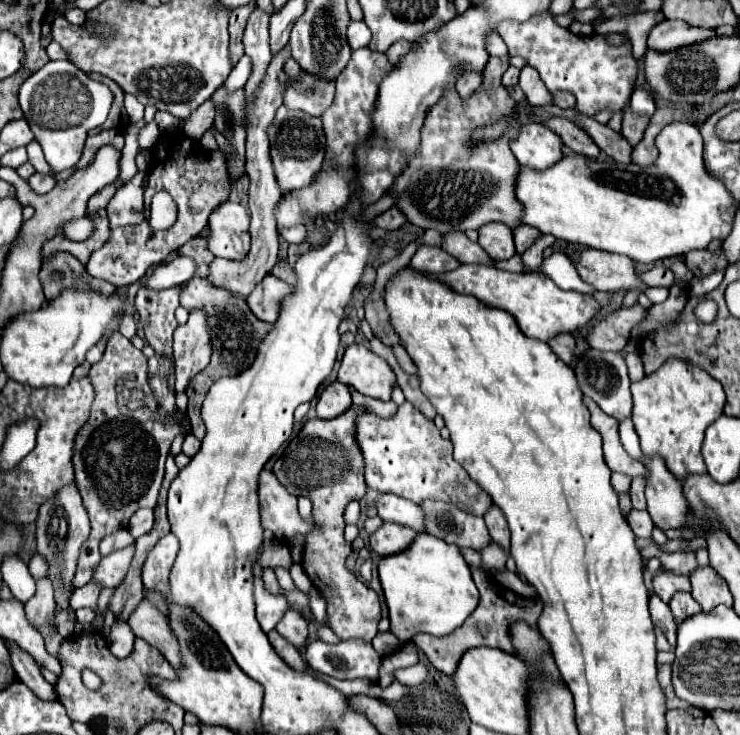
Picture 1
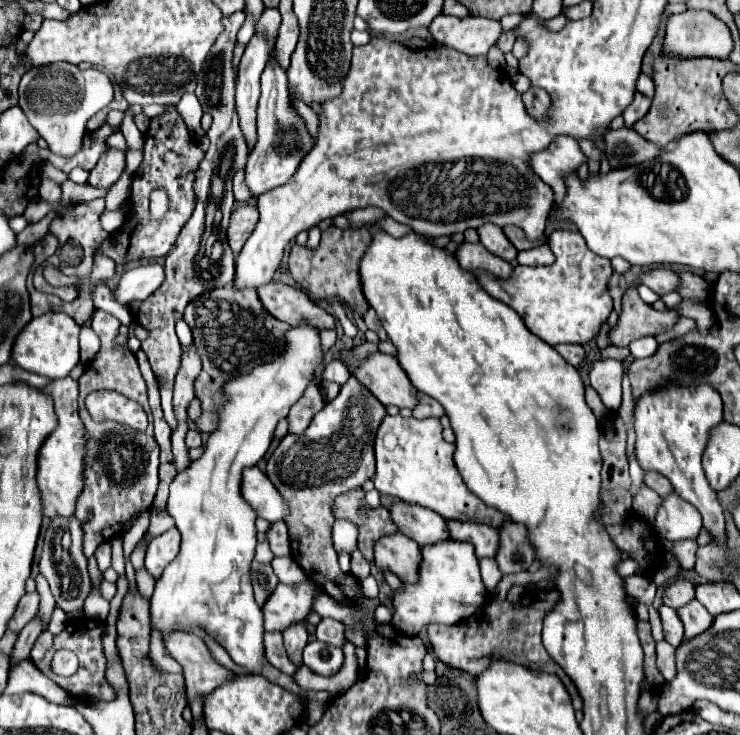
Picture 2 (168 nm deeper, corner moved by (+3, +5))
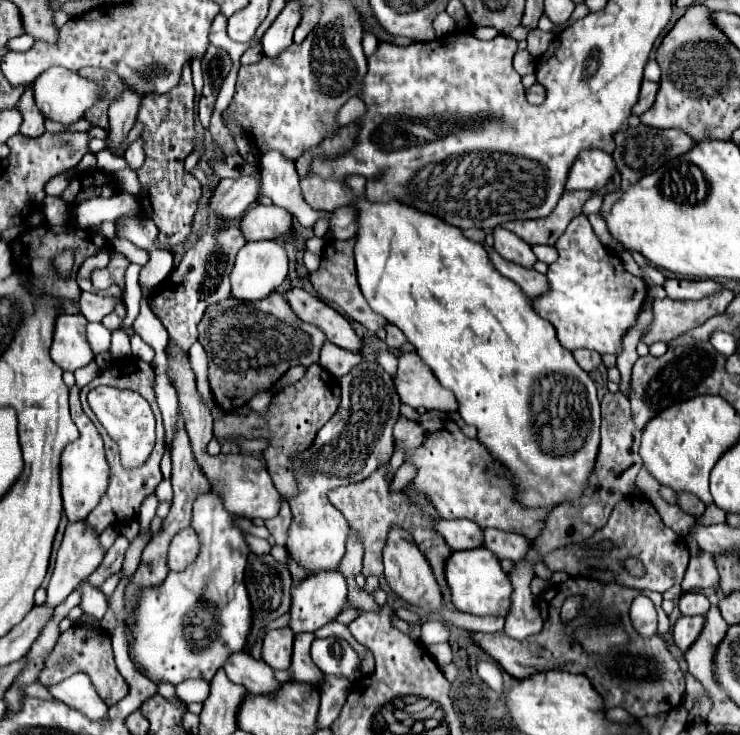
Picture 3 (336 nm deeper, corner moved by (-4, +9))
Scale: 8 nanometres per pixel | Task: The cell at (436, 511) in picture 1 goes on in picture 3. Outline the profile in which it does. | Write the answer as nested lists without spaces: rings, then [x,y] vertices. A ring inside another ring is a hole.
[[[486,528],[484,530],[484,546],[488,550],[492,550],[498,560],[520,560],[520,556],[524,556],[524,552],[528,552],[528,538],[520,536],[520,534],[512,534],[512,532],[504,532],[504,530],[496,530],[496,528]]]

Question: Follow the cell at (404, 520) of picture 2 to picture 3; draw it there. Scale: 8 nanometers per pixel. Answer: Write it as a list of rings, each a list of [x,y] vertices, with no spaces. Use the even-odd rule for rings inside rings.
[[[432,520],[432,530],[440,534],[452,550],[468,550],[482,546],[482,528],[472,520]]]

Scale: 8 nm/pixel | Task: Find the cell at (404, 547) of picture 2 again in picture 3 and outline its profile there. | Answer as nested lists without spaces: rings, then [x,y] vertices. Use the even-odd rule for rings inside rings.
[[[392,528],[388,534],[386,546],[384,546],[384,576],[390,588],[406,602],[420,606],[426,612],[438,612],[438,608],[442,606],[442,590],[436,582],[432,566],[428,564],[426,556],[418,550],[412,536],[408,536],[408,532],[400,528]]]

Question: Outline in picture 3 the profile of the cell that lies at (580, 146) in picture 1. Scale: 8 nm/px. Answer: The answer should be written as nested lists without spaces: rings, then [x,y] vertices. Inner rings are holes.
[[[536,82],[532,88],[526,90],[526,98],[530,104],[542,104],[546,100],[546,88]]]

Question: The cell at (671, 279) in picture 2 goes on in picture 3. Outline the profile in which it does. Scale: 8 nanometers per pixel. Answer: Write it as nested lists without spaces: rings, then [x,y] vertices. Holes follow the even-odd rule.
[[[666,278],[664,290],[672,300],[700,300],[720,290],[722,284],[714,280],[688,280],[688,278]]]

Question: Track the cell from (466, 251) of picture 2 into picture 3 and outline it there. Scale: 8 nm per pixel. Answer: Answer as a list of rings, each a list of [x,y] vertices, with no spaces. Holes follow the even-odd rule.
[[[490,252],[490,262],[504,278],[510,278],[512,282],[516,282],[522,288],[522,292],[530,298],[536,298],[548,290],[548,282],[544,280],[544,274],[538,274],[536,270],[508,262],[498,252]]]

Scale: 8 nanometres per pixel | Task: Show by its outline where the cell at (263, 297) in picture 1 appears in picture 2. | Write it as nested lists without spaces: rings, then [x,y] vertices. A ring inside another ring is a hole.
[[[269,282],[257,288],[257,292],[267,312],[277,320],[283,320],[291,326],[313,324],[317,330],[335,328],[335,318],[311,302],[311,298],[299,288],[281,282]]]

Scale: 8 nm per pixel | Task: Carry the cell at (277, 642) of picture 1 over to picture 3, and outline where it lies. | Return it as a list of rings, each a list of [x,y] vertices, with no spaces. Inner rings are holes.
[[[290,628],[270,630],[264,638],[264,648],[262,648],[264,662],[268,662],[274,670],[288,670],[292,662],[292,644],[294,644],[294,634]]]

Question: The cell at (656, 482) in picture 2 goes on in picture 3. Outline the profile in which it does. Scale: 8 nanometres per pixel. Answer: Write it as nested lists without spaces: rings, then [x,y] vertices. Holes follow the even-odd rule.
[[[678,492],[678,508],[684,510],[686,514],[698,518],[704,514],[704,504],[694,496],[694,494],[688,494],[688,492]]]

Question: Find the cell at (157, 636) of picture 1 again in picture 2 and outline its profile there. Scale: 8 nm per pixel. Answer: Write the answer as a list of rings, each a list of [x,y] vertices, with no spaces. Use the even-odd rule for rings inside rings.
[[[173,634],[169,640],[167,640],[167,650],[171,652],[171,656],[183,666],[183,676],[185,676],[185,684],[187,684],[187,696],[193,698],[197,694],[209,694],[213,688],[221,686],[225,680],[231,680],[233,678],[233,672],[229,672],[225,666],[221,666],[213,656],[211,656],[211,650],[207,648],[207,644],[193,636],[193,634]]]

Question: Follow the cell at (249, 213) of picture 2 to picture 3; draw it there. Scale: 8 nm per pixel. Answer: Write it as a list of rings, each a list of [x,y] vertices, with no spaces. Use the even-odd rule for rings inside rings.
[[[254,204],[238,222],[240,232],[246,240],[264,240],[264,238],[284,238],[290,234],[292,216],[280,206],[262,206]]]

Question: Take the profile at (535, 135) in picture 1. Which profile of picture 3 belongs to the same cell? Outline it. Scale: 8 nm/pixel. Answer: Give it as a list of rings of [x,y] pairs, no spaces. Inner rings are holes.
[[[582,150],[570,166],[566,178],[566,192],[574,190],[602,190],[614,174],[614,160],[602,150]]]

